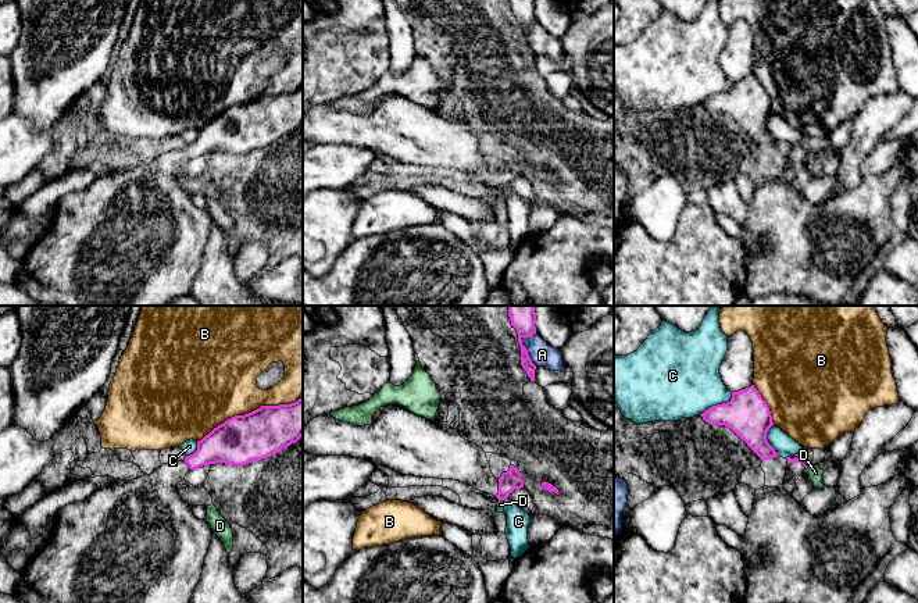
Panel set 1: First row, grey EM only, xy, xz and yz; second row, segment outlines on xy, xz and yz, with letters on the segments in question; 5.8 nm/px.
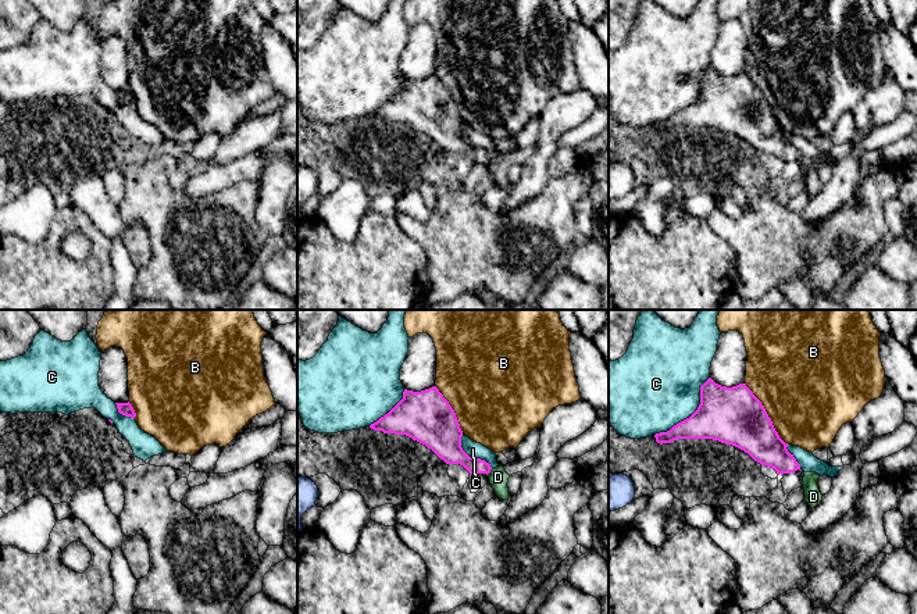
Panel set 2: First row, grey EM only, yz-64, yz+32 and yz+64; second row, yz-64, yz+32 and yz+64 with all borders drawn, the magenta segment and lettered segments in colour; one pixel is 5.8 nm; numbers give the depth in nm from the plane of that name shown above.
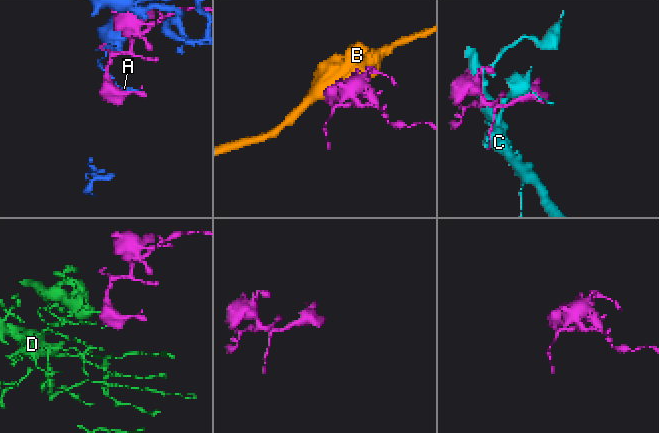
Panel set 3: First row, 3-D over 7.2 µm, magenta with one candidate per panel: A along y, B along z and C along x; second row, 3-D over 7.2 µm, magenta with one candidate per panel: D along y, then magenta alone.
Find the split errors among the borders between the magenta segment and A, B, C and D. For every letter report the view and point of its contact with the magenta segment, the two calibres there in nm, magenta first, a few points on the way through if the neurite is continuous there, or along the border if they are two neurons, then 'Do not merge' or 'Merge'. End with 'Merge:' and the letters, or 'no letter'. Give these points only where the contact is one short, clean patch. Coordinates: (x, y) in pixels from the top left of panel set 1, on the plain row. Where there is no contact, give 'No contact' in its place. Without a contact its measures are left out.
A: Touches magenta at xz (525, 36). Thickness 130 nm (magenta) against 140 nm. Do not merge
B: Touches magenta at xy (249, 102). Thickness 280 nm (magenta) against 440 nm. Do not merge
C: Touches magenta at yz (717, 93). Thickness 260 nm (magenta) against 440 nm. Do not merge
D: Touches magenta at xz (502, 188). Thickness 120 nm (magenta) against 50 nm. Boundary: xz (499, 188), (503, 189). Do not merge
Merge: no letter

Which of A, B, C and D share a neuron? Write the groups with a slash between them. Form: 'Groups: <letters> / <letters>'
Groups: A / B / C / D

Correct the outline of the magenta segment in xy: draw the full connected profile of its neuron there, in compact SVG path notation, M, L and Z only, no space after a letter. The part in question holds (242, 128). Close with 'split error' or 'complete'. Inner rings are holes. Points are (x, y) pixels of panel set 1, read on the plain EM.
M299 88L290 93L279 94L261 94L260 97L244 103L235 104L226 108L224 113L214 117L208 124L197 131L197 139L186 144L183 150L175 150L162 153L153 163L137 165L132 170L118 170L108 175L100 176L93 181L87 188L65 195L56 206L56 213L50 228L46 233L28 250L22 260L21 270L17 274L15 283L18 283L26 295L36 303L49 306L167 306L169 302L190 293L190 288L194 276L197 275L206 243L210 238L212 228L212 218L206 208L199 208L189 192L186 192L176 179L176 172L185 168L190 158L196 158L203 154L225 151L233 154L246 154L253 150L258 150L274 144L283 136L296 132L303 125L303 88Z; split error

